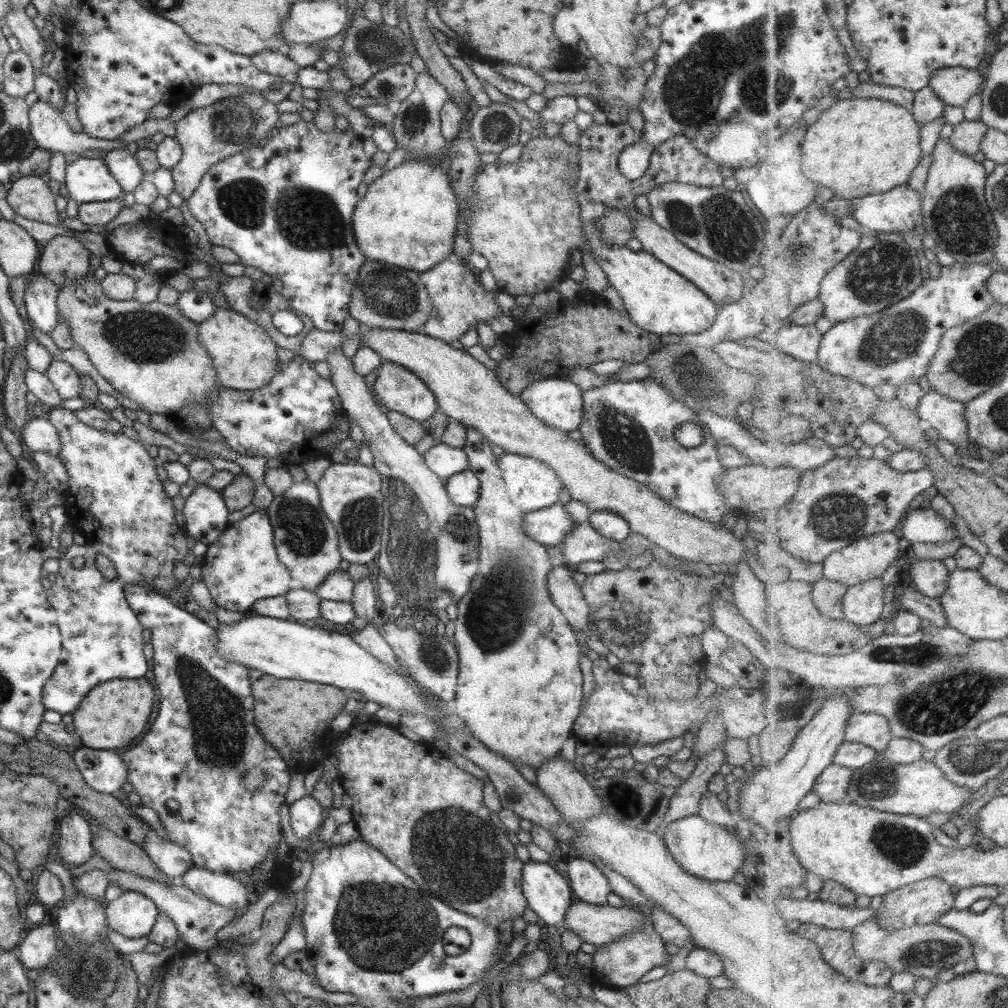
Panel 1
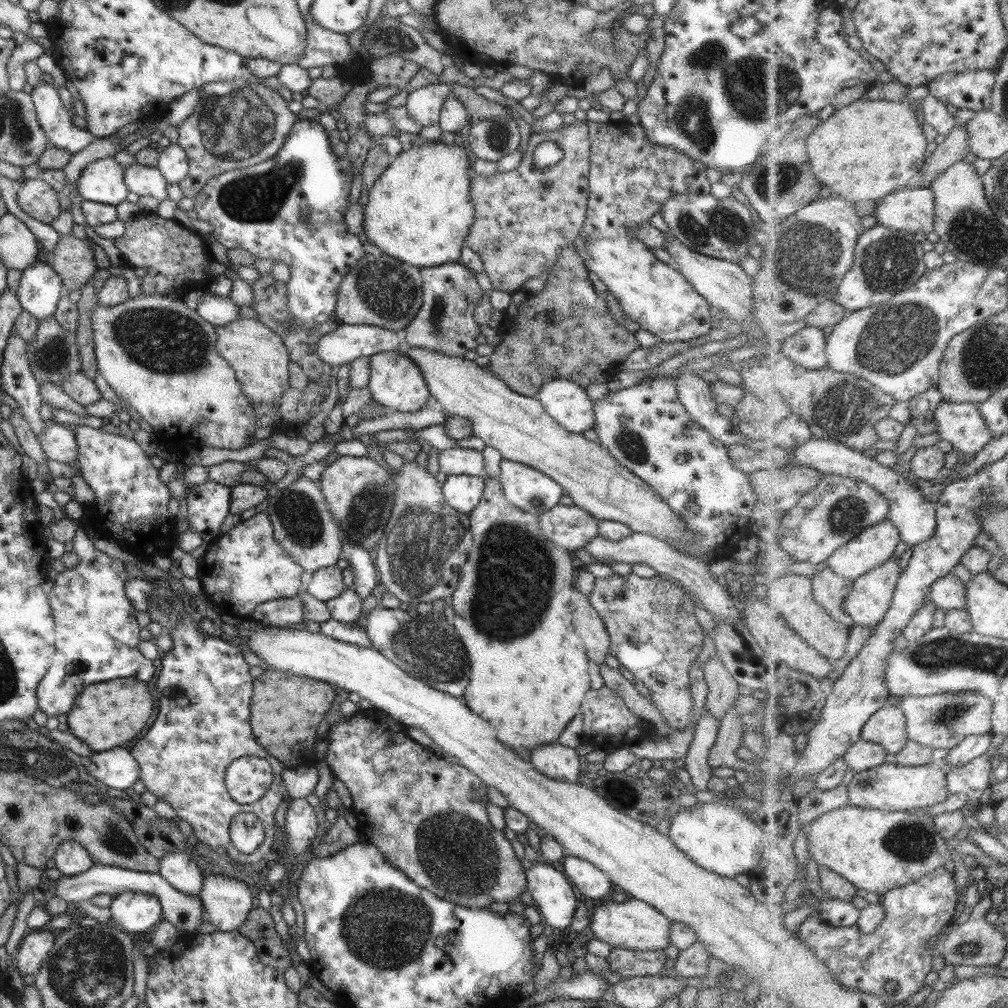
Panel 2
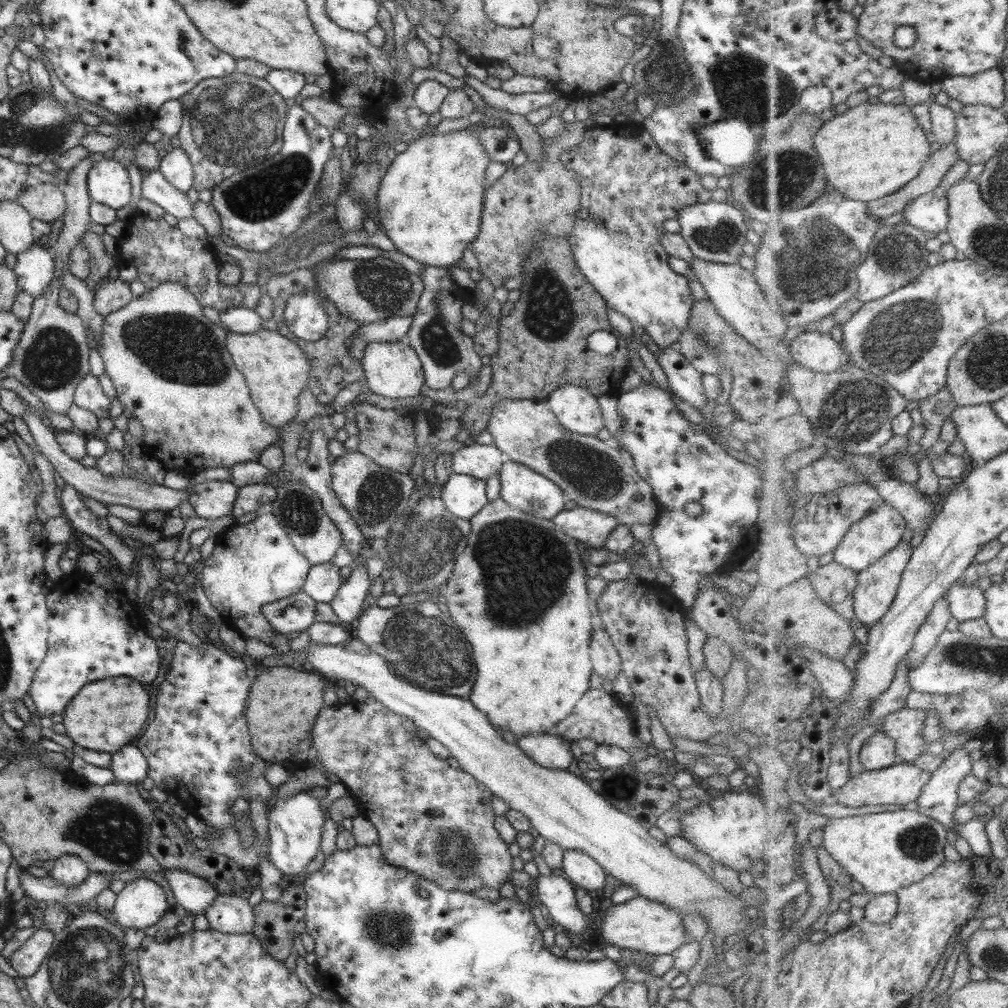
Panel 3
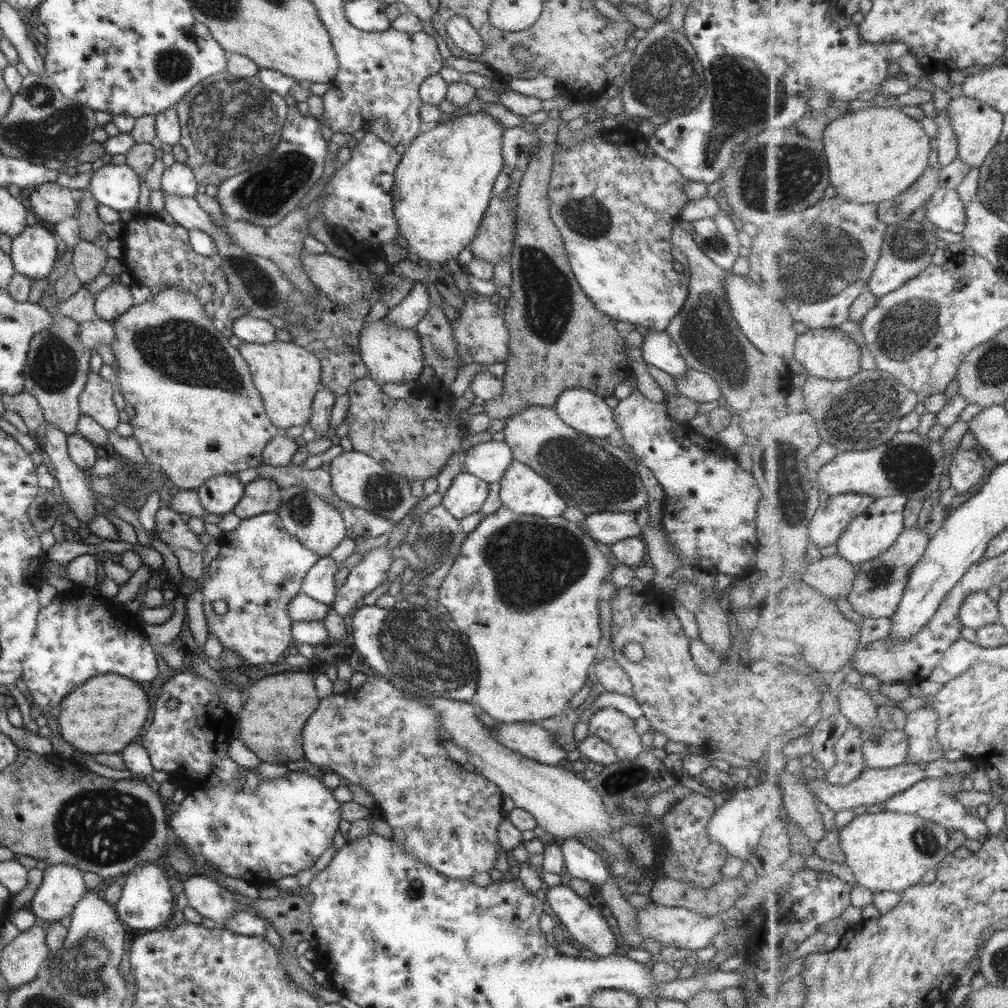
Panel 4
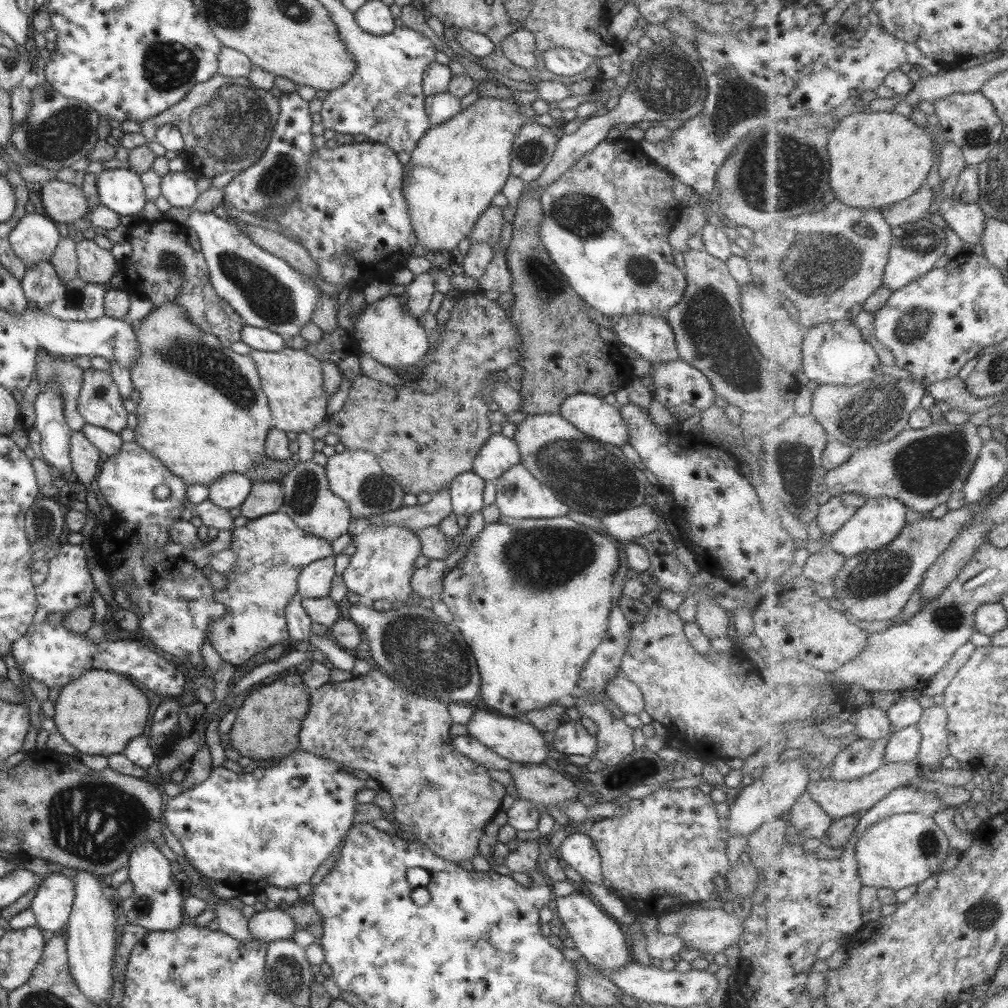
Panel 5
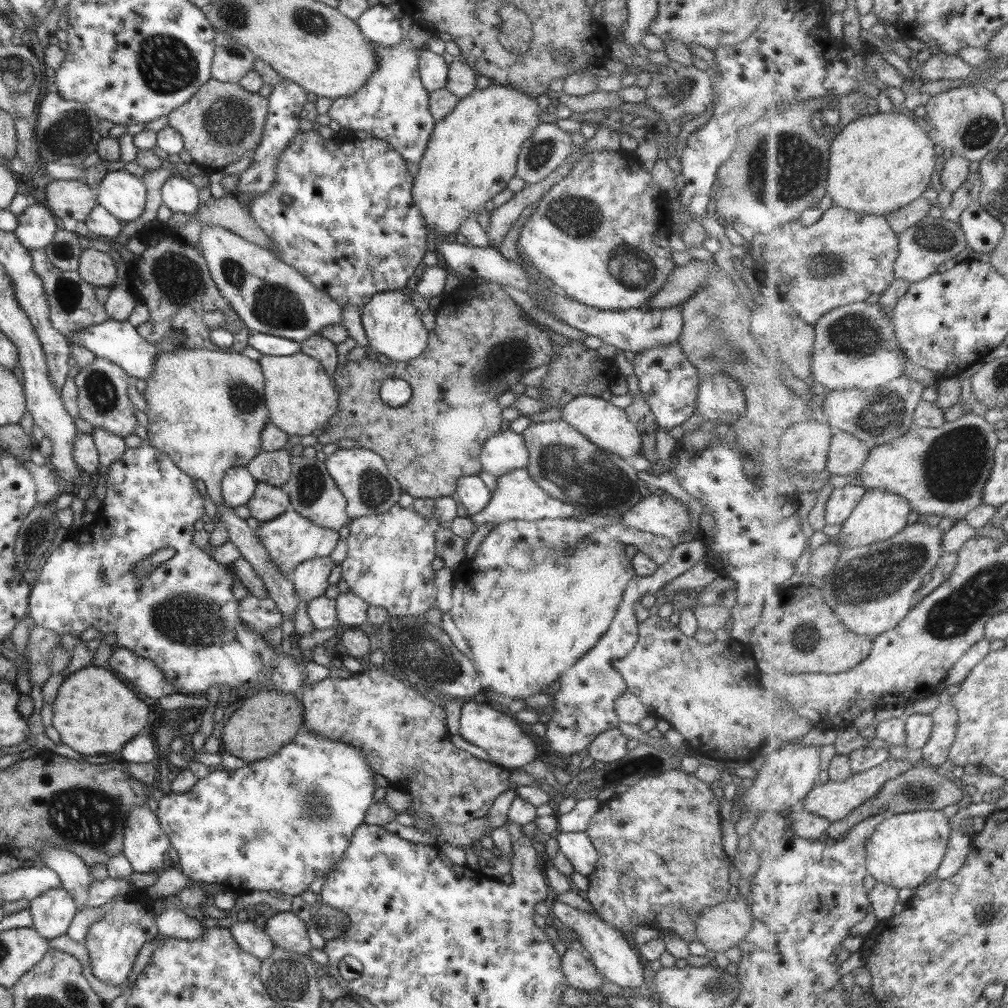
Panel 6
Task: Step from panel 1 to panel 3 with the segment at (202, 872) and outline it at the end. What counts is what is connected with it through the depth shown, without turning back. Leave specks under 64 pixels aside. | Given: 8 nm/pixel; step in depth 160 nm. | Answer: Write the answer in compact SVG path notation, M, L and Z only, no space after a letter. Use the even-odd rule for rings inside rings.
M219 893L201 913L208 919L209 929L226 935L249 933L254 919L247 899Z

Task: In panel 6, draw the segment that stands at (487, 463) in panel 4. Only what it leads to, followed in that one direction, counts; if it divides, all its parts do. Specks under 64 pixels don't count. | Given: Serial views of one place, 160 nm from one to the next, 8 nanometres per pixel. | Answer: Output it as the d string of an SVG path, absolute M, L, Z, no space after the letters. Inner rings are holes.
M510 429L490 436L478 454L481 471L499 477L513 469L523 468L528 461L522 435Z

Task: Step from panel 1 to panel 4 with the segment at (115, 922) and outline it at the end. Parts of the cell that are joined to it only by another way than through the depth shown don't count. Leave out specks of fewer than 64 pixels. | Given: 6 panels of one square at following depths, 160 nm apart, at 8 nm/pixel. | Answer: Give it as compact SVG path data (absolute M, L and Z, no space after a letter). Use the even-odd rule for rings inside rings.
M146 860L141 864L136 864L125 874L125 881L120 888L120 897L115 903L114 911L118 919L129 928L137 930L153 931L164 927L174 912L175 901L167 884L168 876L169 871L158 860ZM155 862L157 862L157 866L155 866Z

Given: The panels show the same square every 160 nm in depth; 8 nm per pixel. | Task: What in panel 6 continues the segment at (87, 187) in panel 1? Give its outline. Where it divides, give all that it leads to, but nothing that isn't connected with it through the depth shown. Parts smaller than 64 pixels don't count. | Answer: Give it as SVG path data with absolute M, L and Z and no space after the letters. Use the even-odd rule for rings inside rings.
M107 171L98 185L96 195L97 205L101 205L104 210L125 223L138 218L144 210L144 202L146 199L146 190L142 180L138 177L127 173L127 171Z

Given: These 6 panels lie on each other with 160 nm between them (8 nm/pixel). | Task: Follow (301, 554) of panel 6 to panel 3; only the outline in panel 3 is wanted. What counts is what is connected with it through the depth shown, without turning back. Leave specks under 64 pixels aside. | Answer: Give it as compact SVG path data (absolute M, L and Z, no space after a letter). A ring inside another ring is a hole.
M261 512L258 517L244 524L233 524L215 536L213 552L205 559L201 570L201 587L205 597L215 608L222 621L244 638L255 638L258 642L268 642L275 631L262 616L262 606L275 600L299 593L305 583L307 572L311 565L297 553L295 547L277 524L271 512Z

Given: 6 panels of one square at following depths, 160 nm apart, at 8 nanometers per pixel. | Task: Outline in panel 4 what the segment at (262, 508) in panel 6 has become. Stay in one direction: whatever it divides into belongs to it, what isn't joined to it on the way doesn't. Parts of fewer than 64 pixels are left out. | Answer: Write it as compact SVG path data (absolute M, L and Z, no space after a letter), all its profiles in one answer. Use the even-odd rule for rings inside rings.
M255 478L244 485L243 494L232 513L240 519L246 519L265 512L275 512L281 500L279 491L274 480Z

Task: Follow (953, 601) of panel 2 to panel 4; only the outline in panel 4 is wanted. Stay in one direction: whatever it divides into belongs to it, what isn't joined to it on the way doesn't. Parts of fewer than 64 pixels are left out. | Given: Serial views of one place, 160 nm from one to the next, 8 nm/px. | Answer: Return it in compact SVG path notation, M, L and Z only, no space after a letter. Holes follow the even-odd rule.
M985 591L967 596L965 604L961 606L960 615L963 625L974 630L1001 623L998 603L993 602Z

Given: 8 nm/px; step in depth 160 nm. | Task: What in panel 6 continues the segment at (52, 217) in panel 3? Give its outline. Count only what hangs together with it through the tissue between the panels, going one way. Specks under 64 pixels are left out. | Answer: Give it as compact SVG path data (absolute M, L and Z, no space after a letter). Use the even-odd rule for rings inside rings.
M54 180L46 185L46 207L59 219L68 217L84 222L97 205L95 193L77 180Z

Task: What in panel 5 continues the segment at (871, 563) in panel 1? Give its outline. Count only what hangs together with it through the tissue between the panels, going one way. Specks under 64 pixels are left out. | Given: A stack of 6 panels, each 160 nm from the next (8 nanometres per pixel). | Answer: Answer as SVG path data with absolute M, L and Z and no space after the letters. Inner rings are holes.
M889 496L869 498L868 502L853 515L841 530L835 532L830 540L831 548L843 554L847 559L853 558L865 550L877 550L892 543L902 534L907 522L907 507L904 501Z

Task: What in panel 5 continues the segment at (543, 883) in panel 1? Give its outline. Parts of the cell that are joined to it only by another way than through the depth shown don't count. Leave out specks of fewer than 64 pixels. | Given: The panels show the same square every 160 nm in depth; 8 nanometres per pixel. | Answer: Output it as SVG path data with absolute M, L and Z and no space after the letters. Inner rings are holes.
M575 892L556 897L550 902L553 913L569 933L574 948L581 952L581 958L591 967L610 973L631 961L627 934L621 932L621 925L609 916L591 897Z

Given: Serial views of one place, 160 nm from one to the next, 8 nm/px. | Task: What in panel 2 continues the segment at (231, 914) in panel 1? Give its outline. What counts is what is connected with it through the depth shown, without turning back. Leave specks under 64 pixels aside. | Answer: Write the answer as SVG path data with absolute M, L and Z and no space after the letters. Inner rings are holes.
M91 865L85 872L73 876L62 875L55 881L51 881L49 895L57 895L70 906L79 900L89 900L95 894L121 894L123 892L142 892L150 894L160 904L161 918L169 922L177 930L182 930L184 935L199 934L197 928L203 919L204 906L201 900L193 895L178 891L173 888L159 873L137 872L134 870L117 868L109 865Z

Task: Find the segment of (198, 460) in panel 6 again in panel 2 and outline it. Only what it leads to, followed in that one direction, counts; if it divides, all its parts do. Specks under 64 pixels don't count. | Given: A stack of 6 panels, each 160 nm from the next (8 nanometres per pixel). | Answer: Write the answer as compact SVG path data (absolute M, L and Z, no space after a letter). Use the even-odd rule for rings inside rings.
M161 293L138 294L134 298L127 299L116 305L95 305L90 310L89 320L90 327L92 328L93 352L97 364L97 374L101 375L101 378L107 382L120 400L125 401L128 406L140 414L142 419L155 432L155 436L159 440L158 444L169 447L169 450L176 454L177 461L182 461L179 453L183 451L200 450L202 446L237 450L250 440L255 428L258 427L256 426L256 420L254 420L253 409L250 407L248 398L241 392L231 367L225 363L225 360L219 357L215 350L214 326L198 316L191 305L183 303L181 299L172 299L170 296Z

